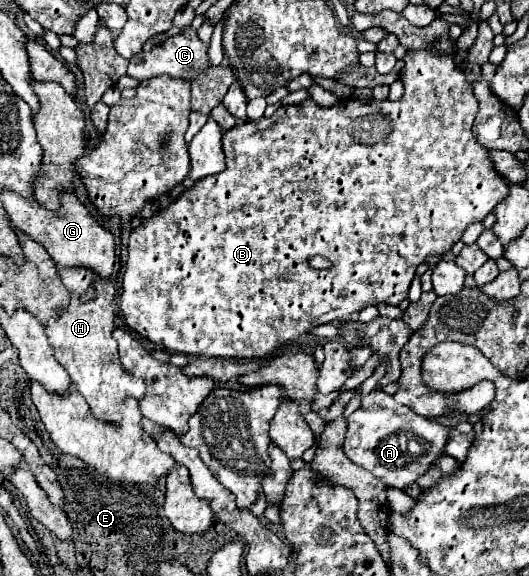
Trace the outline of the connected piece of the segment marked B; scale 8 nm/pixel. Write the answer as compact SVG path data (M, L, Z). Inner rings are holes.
M430 44L428 48L420 48L420 50L410 50L406 52L404 56L404 62L406 66L402 68L402 76L400 80L404 82L404 96L398 100L398 102L390 102L390 100L384 100L384 102L376 102L376 100L370 100L366 104L358 102L358 100L352 100L352 98L346 98L346 100L338 100L338 104L334 104L332 108L324 108L324 106L318 106L312 98L304 100L302 104L292 104L292 106L282 106L274 116L266 118L258 118L258 120L246 120L244 124L236 124L232 130L224 132L222 136L222 146L224 146L224 156L226 156L226 168L220 172L220 174L214 174L214 176L208 176L208 178L202 178L200 182L194 182L194 186L190 186L188 190L184 190L178 198L174 198L164 210L158 210L152 218L146 218L140 226L132 228L132 234L130 234L130 240L128 240L128 262L126 262L126 272L124 272L124 292L120 296L120 310L126 318L126 324L140 332L144 338L172 350L172 352L180 352L180 354L194 354L194 356L206 356L206 358L228 358L228 360L252 360L252 358L266 358L268 354L272 354L278 346L290 342L290 340L296 340L300 334L306 334L310 332L314 326L322 324L328 324L330 322L336 322L336 320L348 320L354 312L360 312L364 306L368 304L378 304L378 302L386 302L386 304L394 304L398 306L406 296L408 296L408 288L410 288L410 282L416 274L416 268L418 264L422 264L428 256L432 254L444 254L452 248L454 242L460 240L464 228L470 224L470 222L476 222L476 220L482 220L484 216L488 216L498 202L502 202L506 196L508 196L508 190L510 190L510 184L504 176L500 176L498 170L494 170L494 162L490 158L490 150L480 146L480 142L476 142L476 136L472 134L472 122L478 114L478 102L476 102L476 96L472 94L472 84L466 82L466 74L462 68L458 68L456 60L454 60L454 54L448 54L448 52L438 52L438 48L434 44ZM314 254L320 254L324 258L328 258L332 262L332 268L328 270L314 270L308 266L308 258L314 256Z

